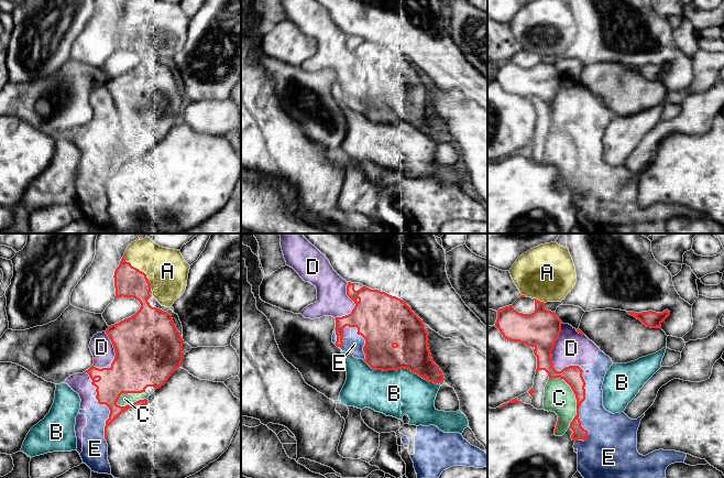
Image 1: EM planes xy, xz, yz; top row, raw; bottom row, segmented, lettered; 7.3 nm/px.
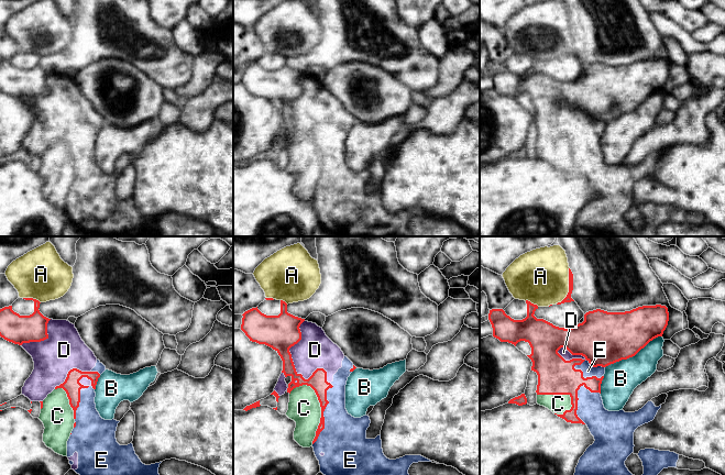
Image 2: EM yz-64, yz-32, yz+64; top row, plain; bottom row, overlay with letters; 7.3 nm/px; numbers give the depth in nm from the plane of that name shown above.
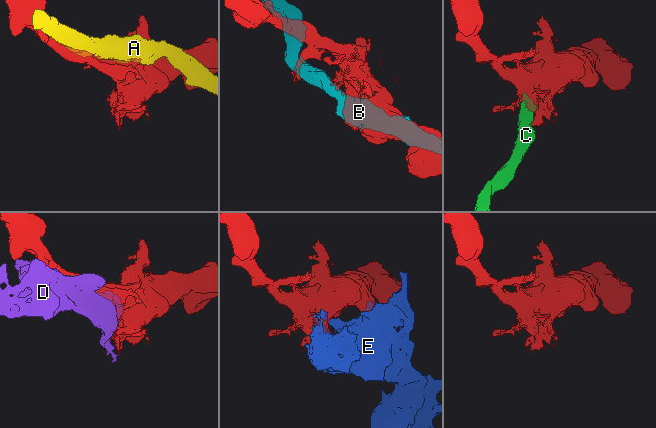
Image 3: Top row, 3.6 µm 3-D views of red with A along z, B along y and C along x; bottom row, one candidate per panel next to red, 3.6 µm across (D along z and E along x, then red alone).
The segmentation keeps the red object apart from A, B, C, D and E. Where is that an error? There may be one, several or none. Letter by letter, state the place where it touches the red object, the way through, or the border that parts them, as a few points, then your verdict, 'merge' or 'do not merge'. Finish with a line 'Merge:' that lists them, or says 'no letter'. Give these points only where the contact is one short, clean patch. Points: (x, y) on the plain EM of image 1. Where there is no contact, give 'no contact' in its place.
A: contact xy (141, 24); do not merge
B: contact xz (401, 121); do not merge
C: contact xy (129, 145); merge
D: contact yz (554, 99); do not merge
E: contact yz (580, 158); do not merge
Merge: C

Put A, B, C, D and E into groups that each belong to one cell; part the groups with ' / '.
A / B / C / D E

